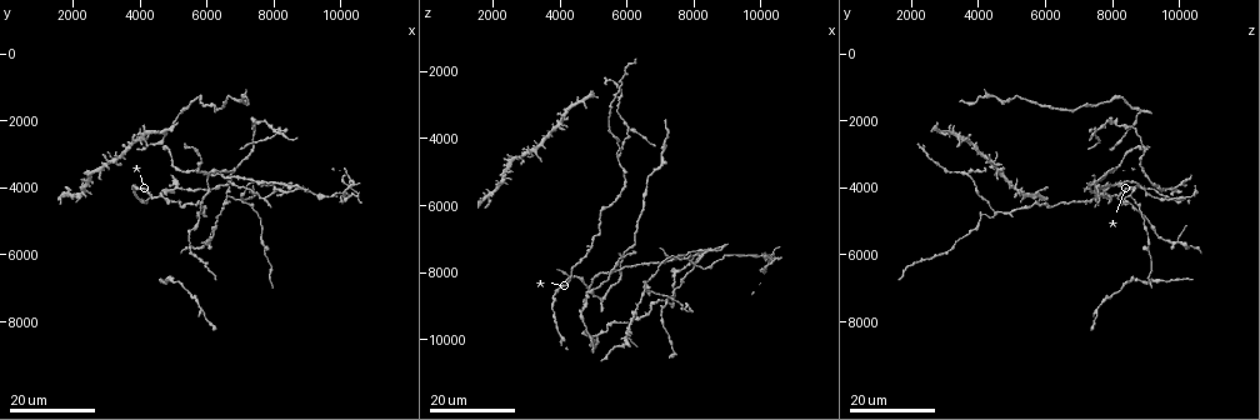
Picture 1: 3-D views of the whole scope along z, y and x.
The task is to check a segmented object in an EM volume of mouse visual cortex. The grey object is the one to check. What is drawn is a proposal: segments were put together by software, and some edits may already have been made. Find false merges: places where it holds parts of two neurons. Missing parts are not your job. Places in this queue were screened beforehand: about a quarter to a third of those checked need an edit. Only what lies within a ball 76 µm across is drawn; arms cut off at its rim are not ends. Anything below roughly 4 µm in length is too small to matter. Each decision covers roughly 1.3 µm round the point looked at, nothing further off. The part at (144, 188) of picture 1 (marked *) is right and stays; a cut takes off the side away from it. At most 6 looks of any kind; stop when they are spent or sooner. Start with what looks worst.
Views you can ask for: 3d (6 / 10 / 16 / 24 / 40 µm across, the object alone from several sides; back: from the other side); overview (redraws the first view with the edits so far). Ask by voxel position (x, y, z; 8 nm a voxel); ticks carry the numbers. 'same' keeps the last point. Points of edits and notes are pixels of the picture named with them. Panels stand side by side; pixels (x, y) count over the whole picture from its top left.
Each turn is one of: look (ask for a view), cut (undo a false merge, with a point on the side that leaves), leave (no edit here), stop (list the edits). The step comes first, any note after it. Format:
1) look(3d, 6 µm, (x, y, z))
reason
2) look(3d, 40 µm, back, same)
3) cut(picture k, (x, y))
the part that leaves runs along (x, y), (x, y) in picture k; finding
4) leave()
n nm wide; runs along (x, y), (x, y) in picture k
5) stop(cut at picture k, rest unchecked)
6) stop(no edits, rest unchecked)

look(3d, 24 µm, (8100, 4100, 7700))
four-way junction

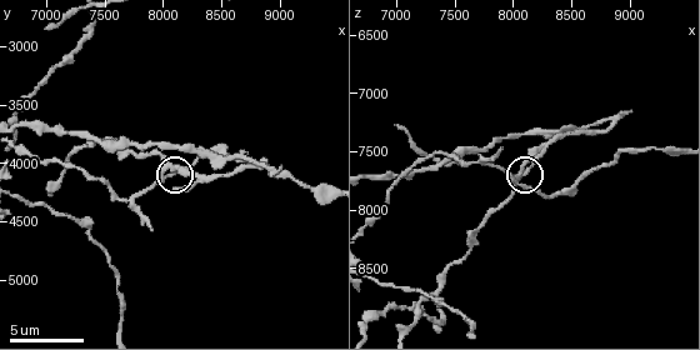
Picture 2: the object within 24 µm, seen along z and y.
look(3d, 10 µm, (8000, 4060, 7740))

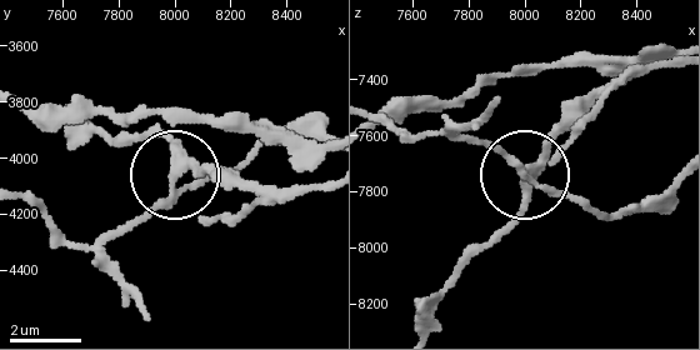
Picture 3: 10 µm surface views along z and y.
cut(picture 3, (566, 196))
4 arms; the part that leaves runs along (526, 174), (614, 216), (676, 189) in picture 3; two neurons meet here

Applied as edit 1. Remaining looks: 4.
look(overview)

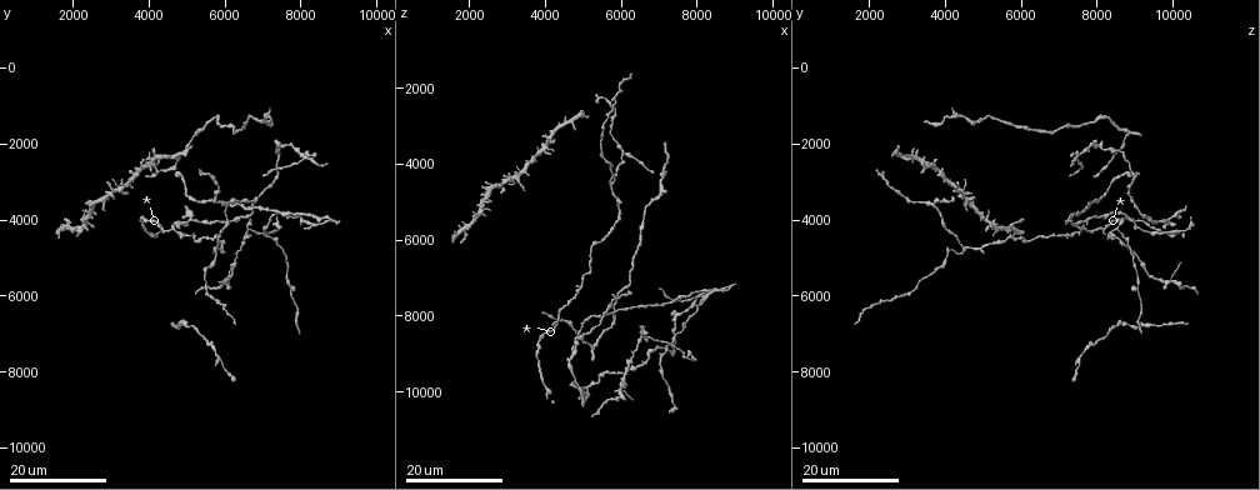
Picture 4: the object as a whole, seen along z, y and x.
look(3d, 24 µm, (8150, 2400, 7500))
four arms meet

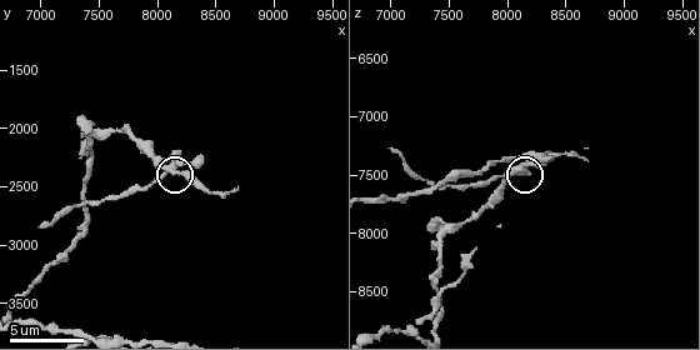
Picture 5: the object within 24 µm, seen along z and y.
look(3d, 6 µm, (8080, 2340, 7460))

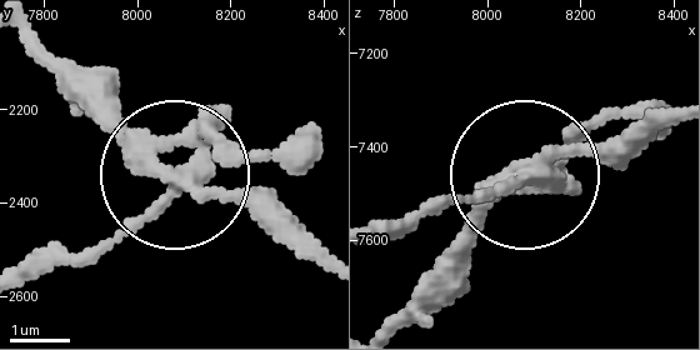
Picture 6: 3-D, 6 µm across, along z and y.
cut(picture 6, (125, 219))
4 arms; the part that leaves runs along (191, 178), (91, 248), (31, 266) in picture 6; a second neuron is stuck on

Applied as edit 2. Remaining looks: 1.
stop(cut at picture 3, cut at picture 6, rest unchecked)

